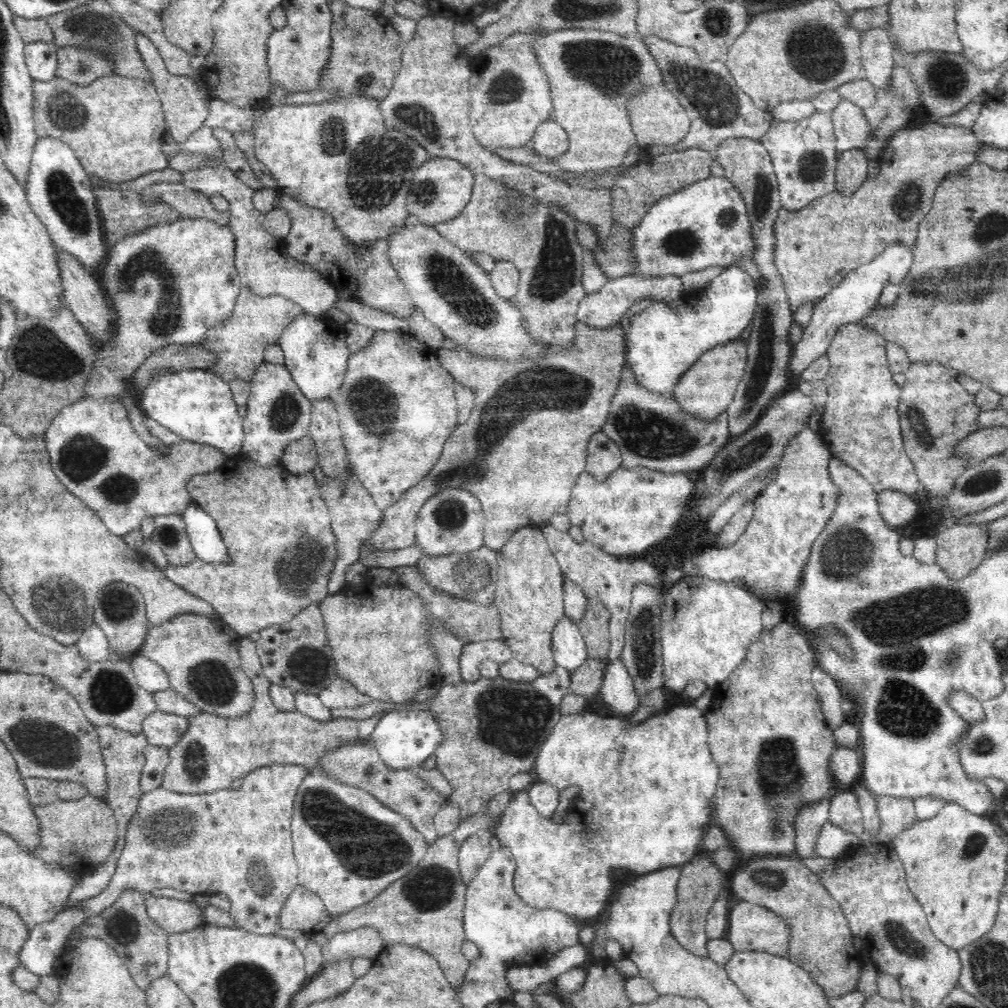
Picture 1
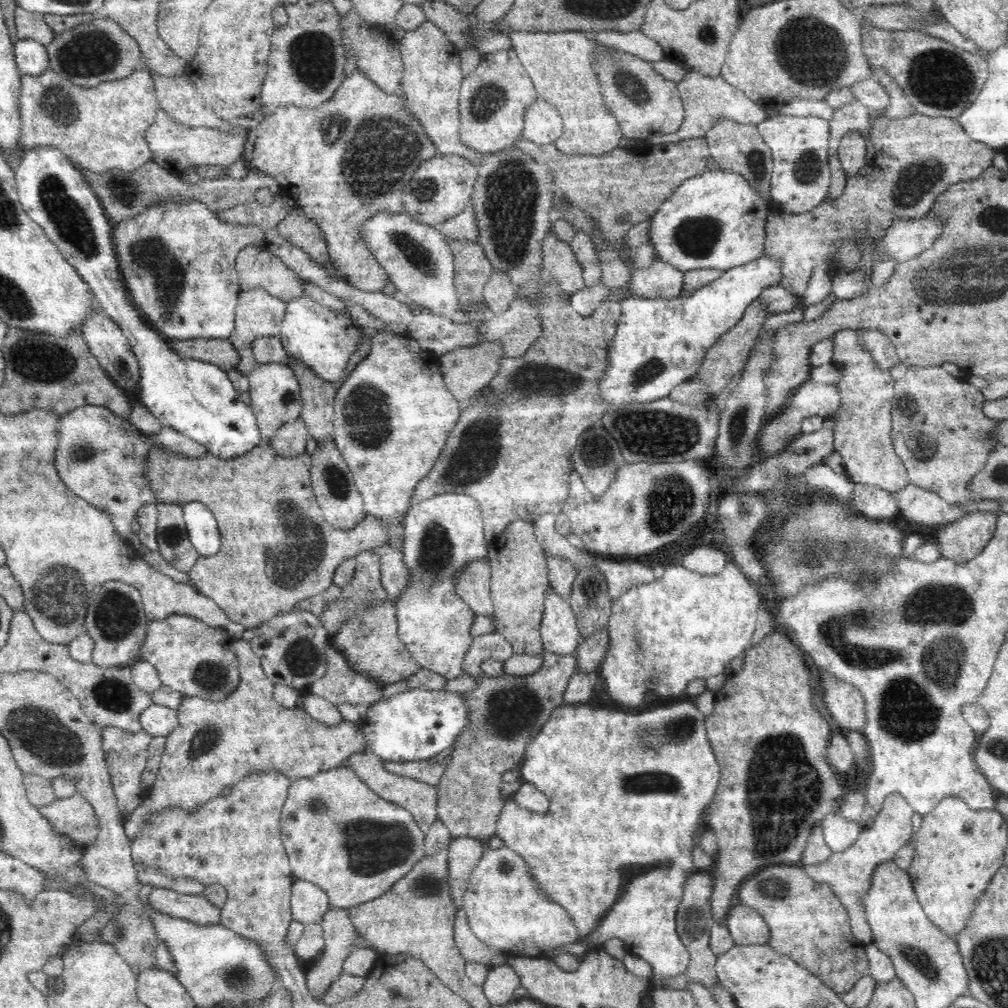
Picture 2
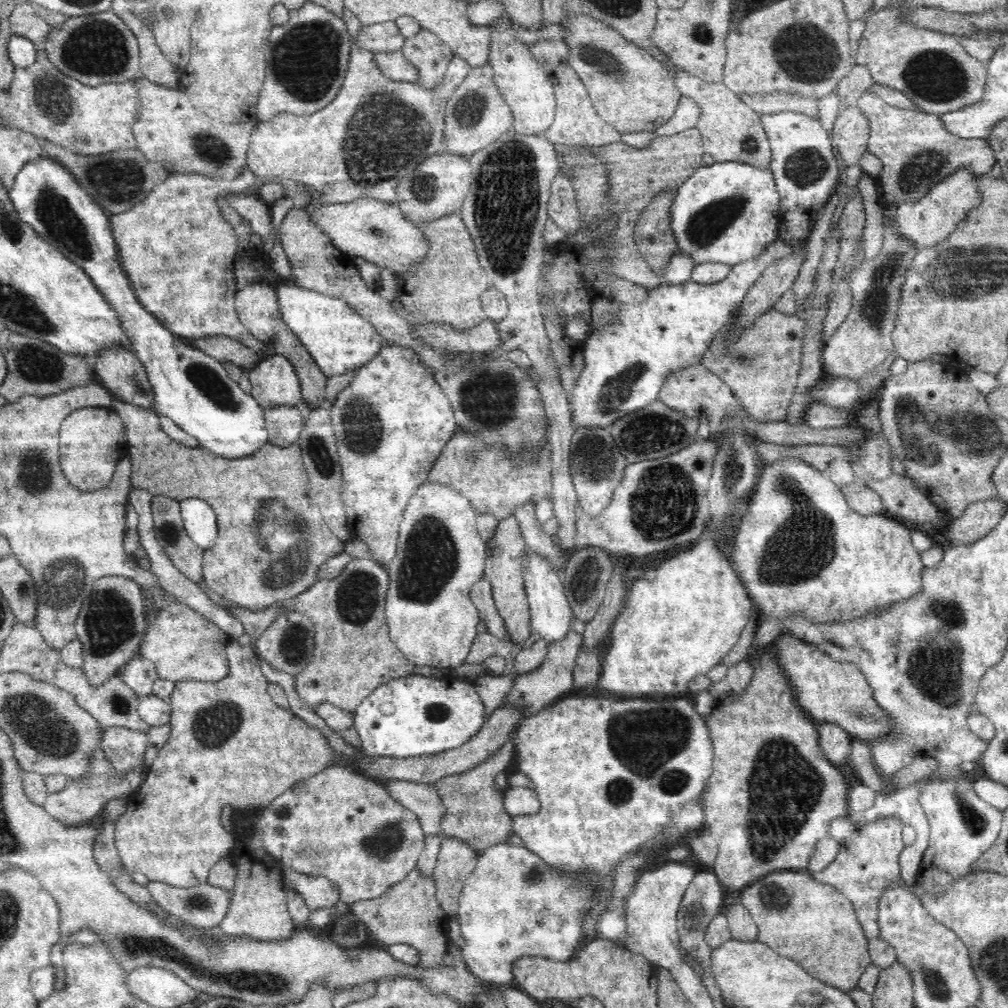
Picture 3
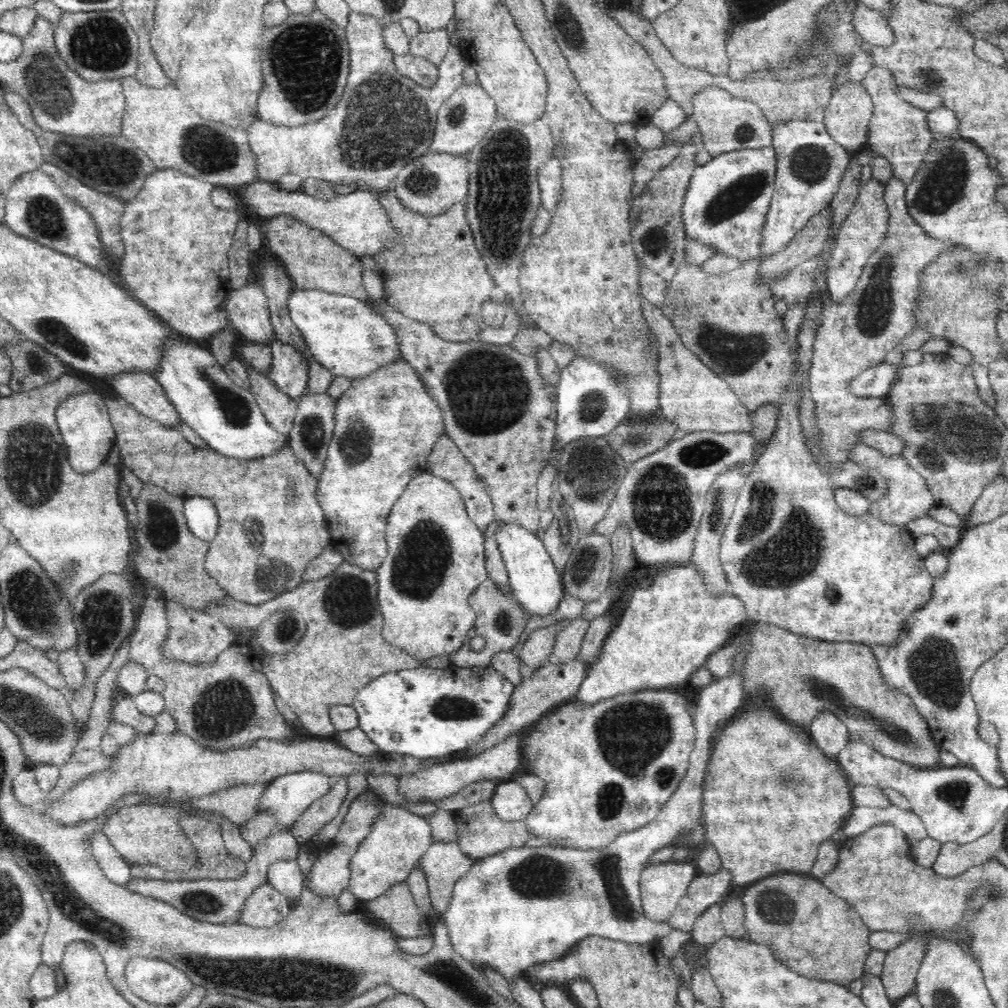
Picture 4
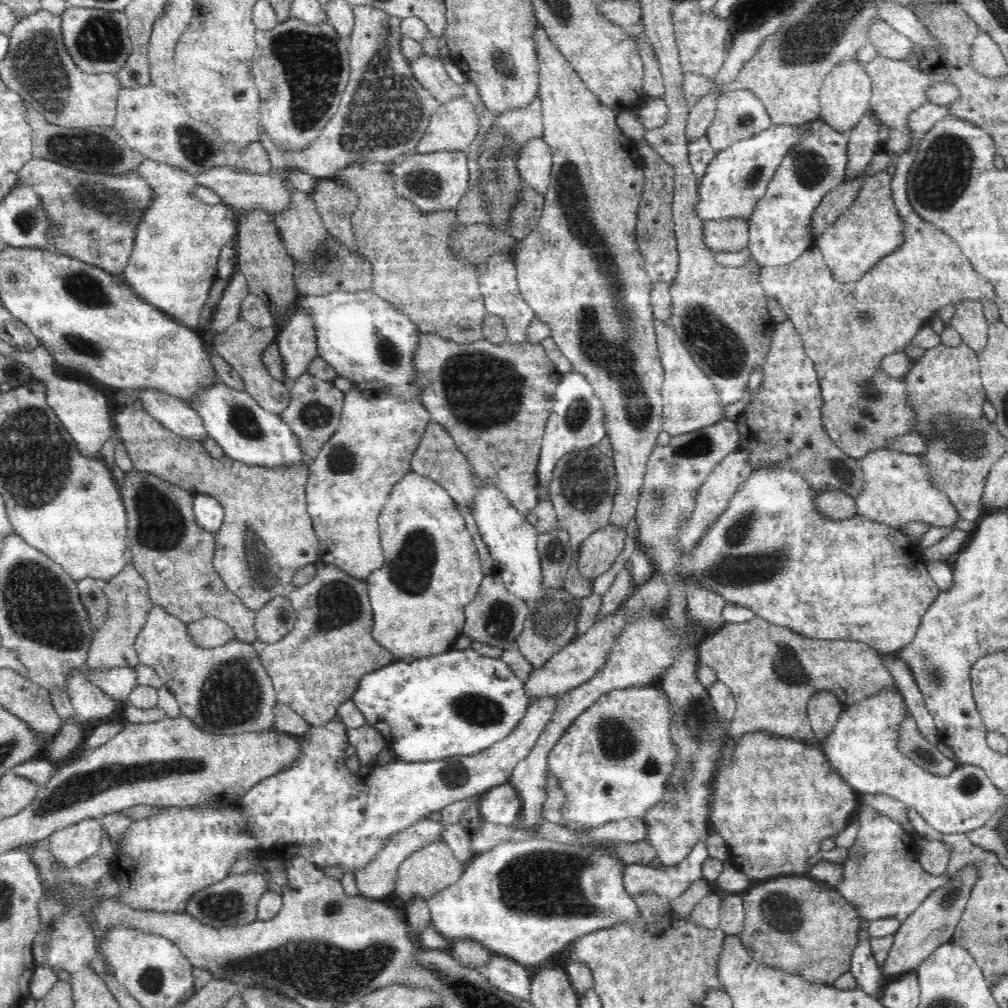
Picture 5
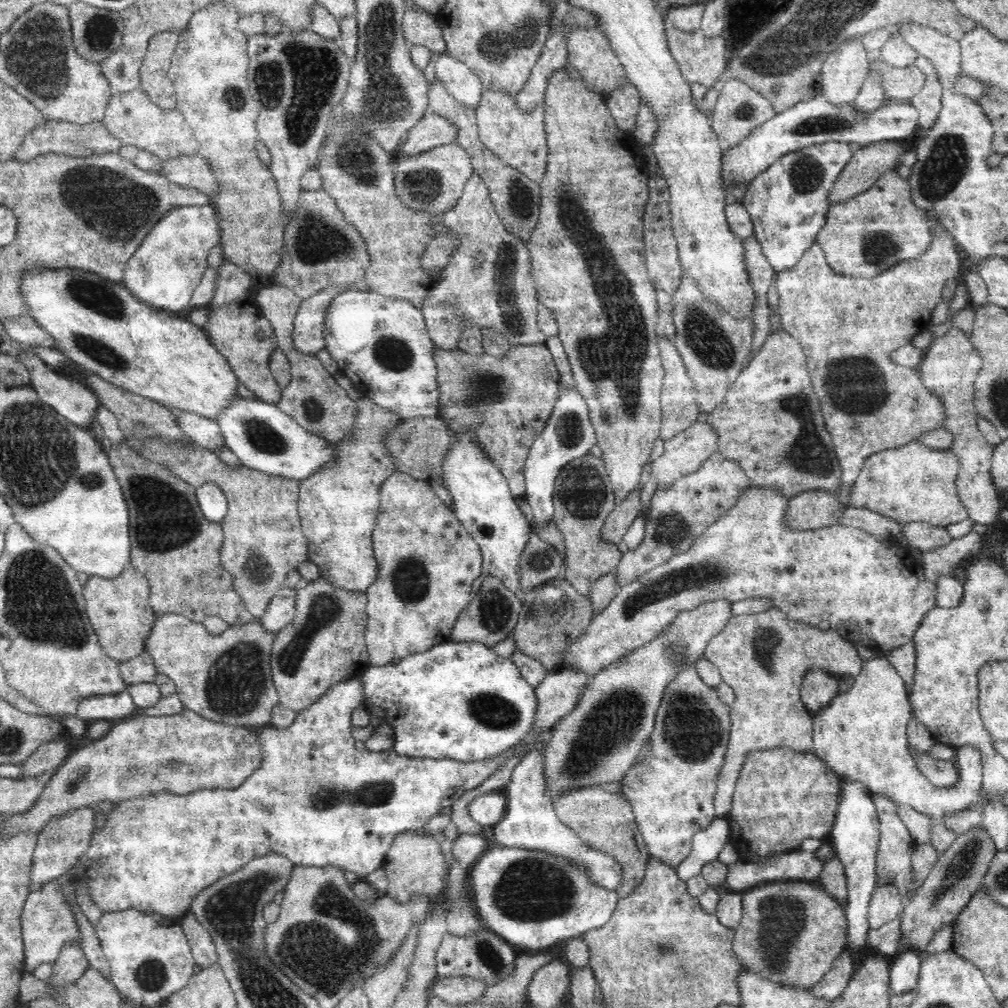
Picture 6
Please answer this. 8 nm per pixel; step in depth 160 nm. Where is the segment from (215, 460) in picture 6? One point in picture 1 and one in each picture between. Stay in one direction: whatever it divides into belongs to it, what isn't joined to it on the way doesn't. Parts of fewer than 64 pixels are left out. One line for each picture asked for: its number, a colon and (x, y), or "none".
1: (537, 425)
2: (267, 564)
3: (272, 539)
4: (270, 528)
5: (267, 535)

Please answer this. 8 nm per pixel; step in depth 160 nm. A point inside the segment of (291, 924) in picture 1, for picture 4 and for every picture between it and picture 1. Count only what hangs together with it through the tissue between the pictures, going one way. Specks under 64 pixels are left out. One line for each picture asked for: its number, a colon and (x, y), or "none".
2: (309, 903)
3: (317, 891)
4: (329, 876)

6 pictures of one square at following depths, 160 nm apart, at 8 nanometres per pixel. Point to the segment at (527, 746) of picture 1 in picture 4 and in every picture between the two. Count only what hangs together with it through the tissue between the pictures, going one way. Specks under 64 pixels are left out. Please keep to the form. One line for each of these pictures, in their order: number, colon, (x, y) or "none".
2: (506, 713)
3: (475, 812)
4: (480, 833)

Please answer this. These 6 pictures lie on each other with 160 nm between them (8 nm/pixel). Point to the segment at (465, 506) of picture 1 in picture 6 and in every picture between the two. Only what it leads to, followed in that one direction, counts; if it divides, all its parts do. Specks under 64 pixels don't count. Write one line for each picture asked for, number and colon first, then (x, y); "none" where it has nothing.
2: (443, 534)
3: (440, 554)
4: (436, 555)
5: (432, 570)
6: (427, 561)

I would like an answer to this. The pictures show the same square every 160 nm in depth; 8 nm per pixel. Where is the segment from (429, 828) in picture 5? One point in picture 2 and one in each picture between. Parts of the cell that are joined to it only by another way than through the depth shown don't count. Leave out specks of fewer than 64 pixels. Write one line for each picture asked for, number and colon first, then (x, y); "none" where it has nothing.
2: (338, 834)
3: (338, 824)
4: (398, 840)

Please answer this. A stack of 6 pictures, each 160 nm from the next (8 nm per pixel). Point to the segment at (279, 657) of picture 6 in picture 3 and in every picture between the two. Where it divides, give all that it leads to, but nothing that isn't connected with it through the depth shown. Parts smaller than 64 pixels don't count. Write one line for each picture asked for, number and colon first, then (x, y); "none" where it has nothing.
3: (353, 653)
4: (342, 650)
5: (317, 667)

